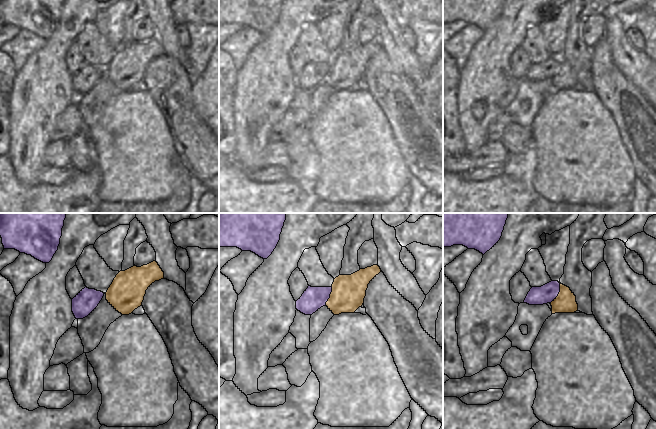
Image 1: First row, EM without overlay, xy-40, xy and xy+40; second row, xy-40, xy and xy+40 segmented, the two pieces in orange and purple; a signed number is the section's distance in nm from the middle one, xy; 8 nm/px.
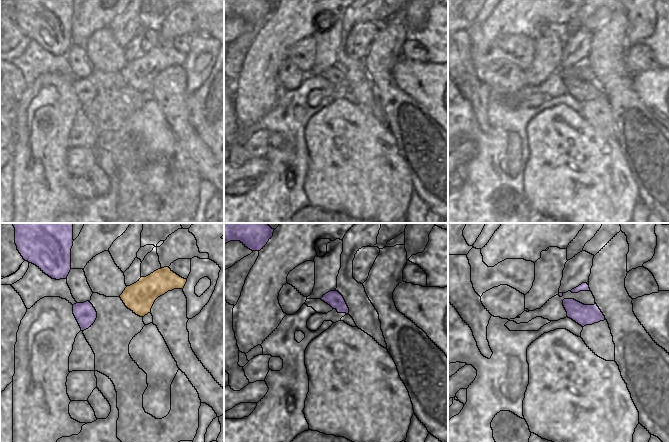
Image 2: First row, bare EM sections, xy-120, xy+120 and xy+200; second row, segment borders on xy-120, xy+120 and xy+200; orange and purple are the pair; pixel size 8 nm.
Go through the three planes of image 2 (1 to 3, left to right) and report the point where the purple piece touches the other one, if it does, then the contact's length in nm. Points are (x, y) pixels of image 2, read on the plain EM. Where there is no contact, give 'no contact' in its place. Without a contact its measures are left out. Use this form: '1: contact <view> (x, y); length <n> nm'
1: no contact
2: no contact
3: no contact

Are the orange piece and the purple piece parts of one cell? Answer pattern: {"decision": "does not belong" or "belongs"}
{"decision": "does not belong"}

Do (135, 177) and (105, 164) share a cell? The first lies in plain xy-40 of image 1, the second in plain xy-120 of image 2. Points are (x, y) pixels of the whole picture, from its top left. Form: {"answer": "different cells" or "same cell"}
{"answer": "different cells"}

